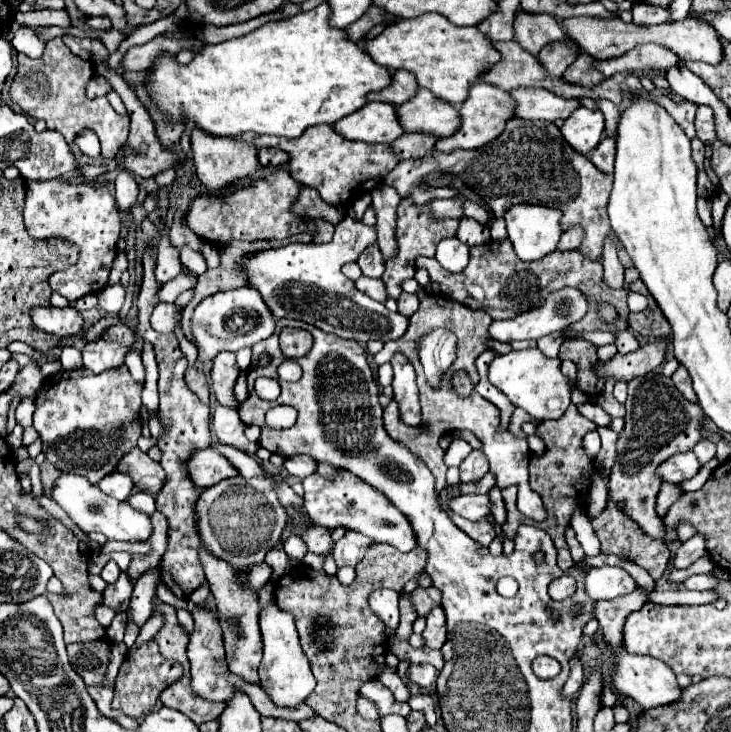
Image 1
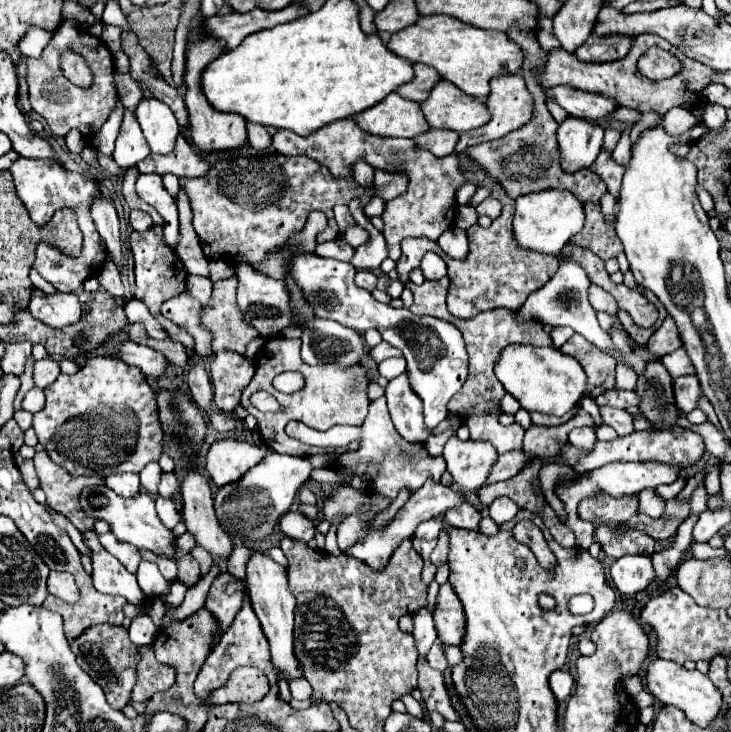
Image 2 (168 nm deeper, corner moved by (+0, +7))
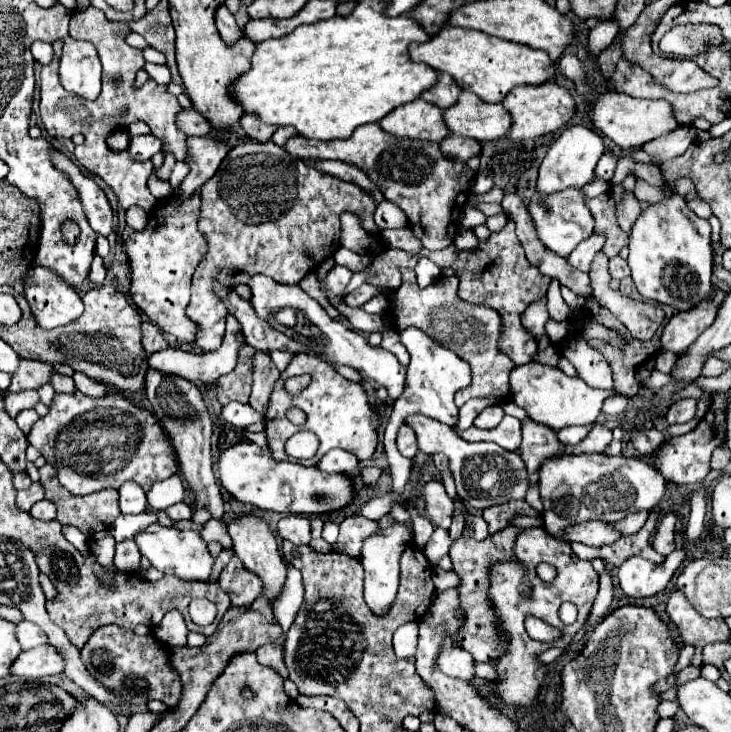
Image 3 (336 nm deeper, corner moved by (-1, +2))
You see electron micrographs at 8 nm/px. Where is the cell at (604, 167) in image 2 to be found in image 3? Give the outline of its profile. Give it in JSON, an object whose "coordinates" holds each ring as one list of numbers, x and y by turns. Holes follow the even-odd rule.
{"coordinates":[[624,194,622,204,616,206,616,212,618,212,620,228,626,234,630,234,630,228,634,226,634,220,638,220,638,216,640,216,640,204,638,204,638,200,632,194]]}

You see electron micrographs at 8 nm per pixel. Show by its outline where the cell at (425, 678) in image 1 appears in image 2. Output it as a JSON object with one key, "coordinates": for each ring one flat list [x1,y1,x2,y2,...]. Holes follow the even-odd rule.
{"coordinates":[[435,641,435,643,433,643,431,651,427,653,427,663,429,663,433,669,437,669,437,671,445,671,445,669,447,669,447,659,445,659,445,655,443,655,443,651,441,651,441,641]]}

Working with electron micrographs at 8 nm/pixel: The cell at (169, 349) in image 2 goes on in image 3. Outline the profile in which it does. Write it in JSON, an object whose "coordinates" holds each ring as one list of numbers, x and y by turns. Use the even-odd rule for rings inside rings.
{"coordinates":[[142,322,142,346,148,354,154,354,154,352,164,350,168,342,164,340,164,334,156,328,156,324]]}

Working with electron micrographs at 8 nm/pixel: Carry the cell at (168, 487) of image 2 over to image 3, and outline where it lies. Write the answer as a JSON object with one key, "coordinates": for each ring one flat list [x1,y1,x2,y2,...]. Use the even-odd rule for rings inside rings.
{"coordinates":[[178,502,178,504,170,506,170,508,166,510,166,514,168,514,168,516,170,516,170,520,174,520,174,522,190,520,190,518,192,518,192,510,190,510,184,502]]}

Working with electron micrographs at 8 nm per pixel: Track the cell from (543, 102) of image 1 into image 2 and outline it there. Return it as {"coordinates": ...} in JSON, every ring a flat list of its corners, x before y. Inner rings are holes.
{"coordinates":[[549,87,545,89,545,97,561,105,569,115,591,121,603,121,613,109,617,109,615,101,573,87]]}

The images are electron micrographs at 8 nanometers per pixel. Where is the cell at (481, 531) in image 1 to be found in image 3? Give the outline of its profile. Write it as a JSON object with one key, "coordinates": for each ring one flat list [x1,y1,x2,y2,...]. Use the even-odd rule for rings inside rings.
{"coordinates":[[428,482,426,484,424,504,426,504,426,514,434,526,440,526,440,528,450,526,452,514,454,514,454,502,446,494,446,490,440,482]]}

